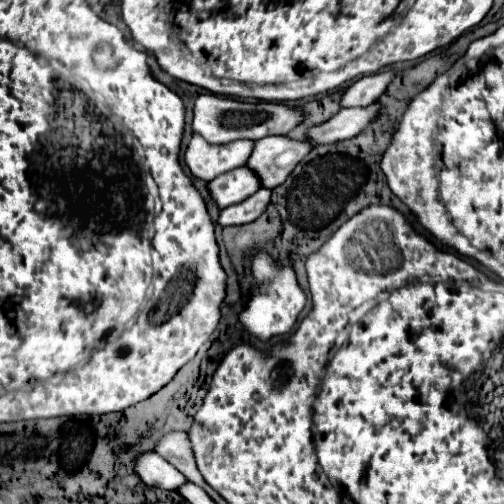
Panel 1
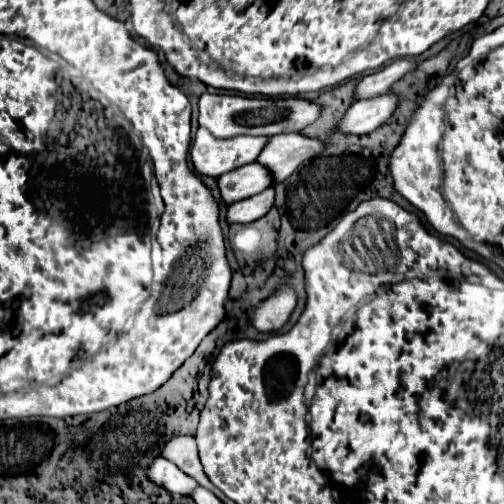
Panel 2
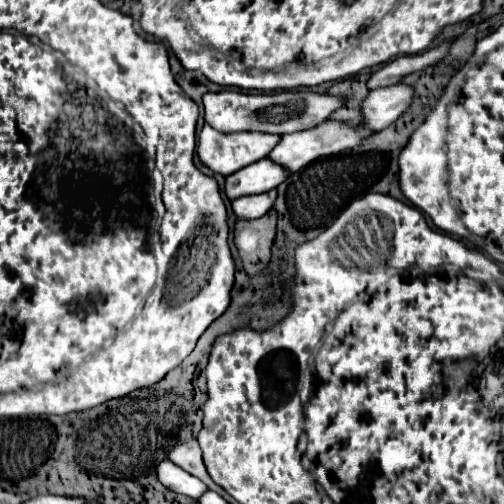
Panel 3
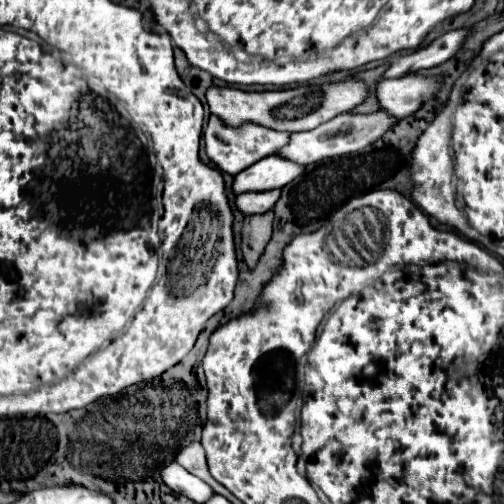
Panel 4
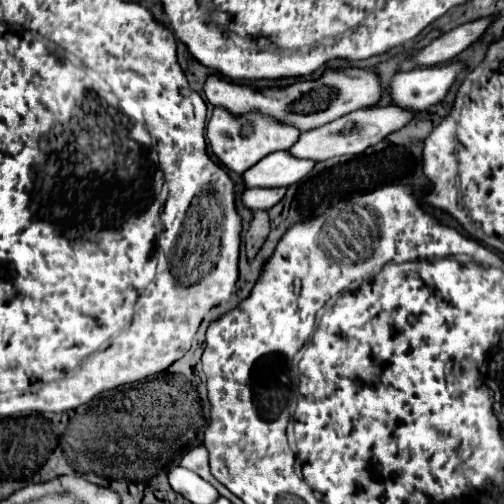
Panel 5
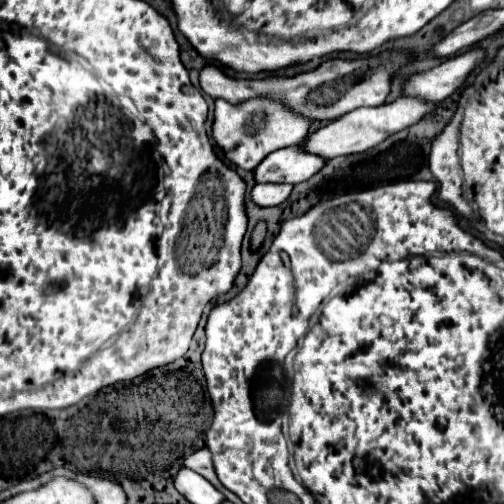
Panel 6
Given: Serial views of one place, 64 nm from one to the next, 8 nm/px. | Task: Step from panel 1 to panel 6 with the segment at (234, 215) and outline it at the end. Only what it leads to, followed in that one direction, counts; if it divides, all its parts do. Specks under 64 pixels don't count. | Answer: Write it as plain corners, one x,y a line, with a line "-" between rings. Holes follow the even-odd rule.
256,184
250,198
260,208
270,208
282,204
292,192
292,184

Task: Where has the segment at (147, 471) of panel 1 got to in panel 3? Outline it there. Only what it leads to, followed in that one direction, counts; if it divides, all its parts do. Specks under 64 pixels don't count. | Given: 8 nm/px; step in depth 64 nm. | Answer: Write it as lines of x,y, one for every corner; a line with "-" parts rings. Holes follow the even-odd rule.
162,460
156,466
156,476
168,490
172,490
176,494
190,496
190,498
200,498
202,492
208,490
206,484
202,484
196,478
192,478
188,472
184,472
180,466
176,466
170,460

